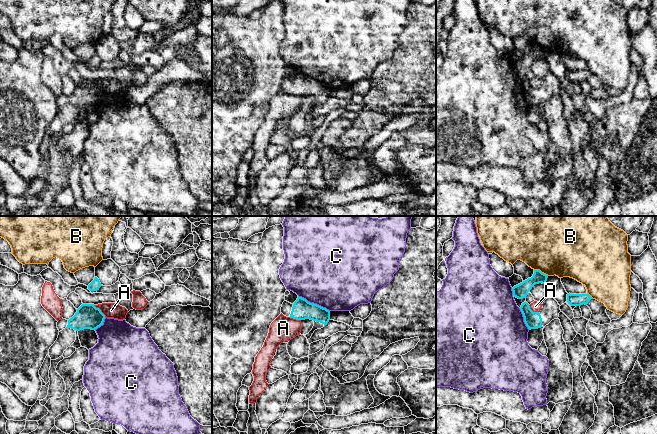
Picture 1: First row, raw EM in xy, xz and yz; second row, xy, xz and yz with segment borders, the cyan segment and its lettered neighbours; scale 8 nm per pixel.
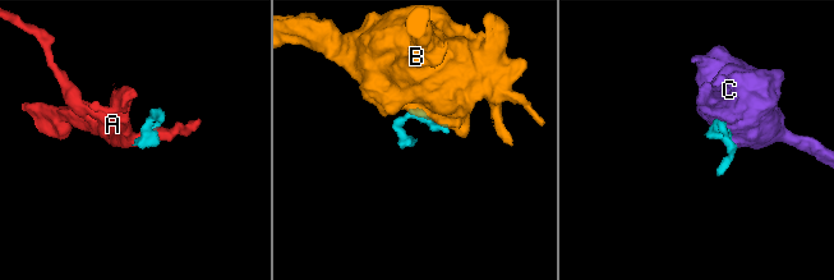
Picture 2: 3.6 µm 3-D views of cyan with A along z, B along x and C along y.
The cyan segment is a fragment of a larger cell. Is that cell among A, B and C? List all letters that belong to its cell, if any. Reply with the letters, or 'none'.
none

